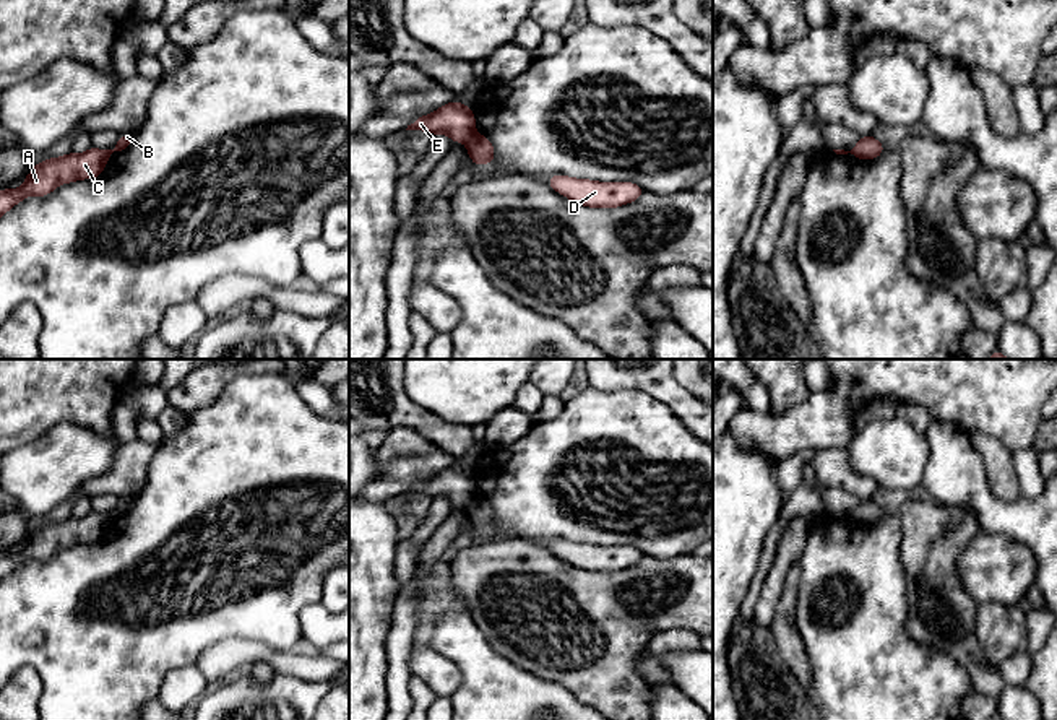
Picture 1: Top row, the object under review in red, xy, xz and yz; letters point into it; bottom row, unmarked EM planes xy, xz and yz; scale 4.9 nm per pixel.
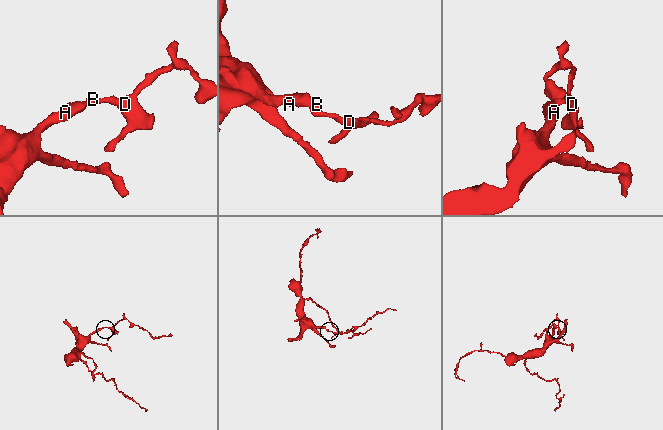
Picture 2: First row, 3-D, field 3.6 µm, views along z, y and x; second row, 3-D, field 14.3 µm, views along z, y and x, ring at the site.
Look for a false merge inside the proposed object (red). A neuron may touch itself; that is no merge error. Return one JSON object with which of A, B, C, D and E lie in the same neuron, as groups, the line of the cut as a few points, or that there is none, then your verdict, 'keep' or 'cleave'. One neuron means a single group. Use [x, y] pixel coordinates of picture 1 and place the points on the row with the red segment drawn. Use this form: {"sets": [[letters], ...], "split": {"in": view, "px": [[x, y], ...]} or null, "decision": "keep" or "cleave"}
{"sets": [["A", "C", "E"], ["B", "D"]], "split": {"in": "xz", "px": [[474, 134], [466, 143]]}, "decision": "cleave"}

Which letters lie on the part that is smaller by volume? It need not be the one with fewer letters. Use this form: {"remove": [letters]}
{"remove": ["B", "D"]}

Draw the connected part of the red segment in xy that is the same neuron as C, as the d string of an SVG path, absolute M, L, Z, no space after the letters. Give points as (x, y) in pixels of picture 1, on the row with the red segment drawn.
M91 146L83 154L70 151L62 158L44 159L28 172L19 189L0 190L0 216L18 205L24 197L45 197L60 184L101 176L109 158L110 153L107 150Z

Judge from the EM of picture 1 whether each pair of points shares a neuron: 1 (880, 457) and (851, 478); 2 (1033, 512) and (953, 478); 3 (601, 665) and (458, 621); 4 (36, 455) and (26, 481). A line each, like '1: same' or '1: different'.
1: different
2: same
3: different
4: same

